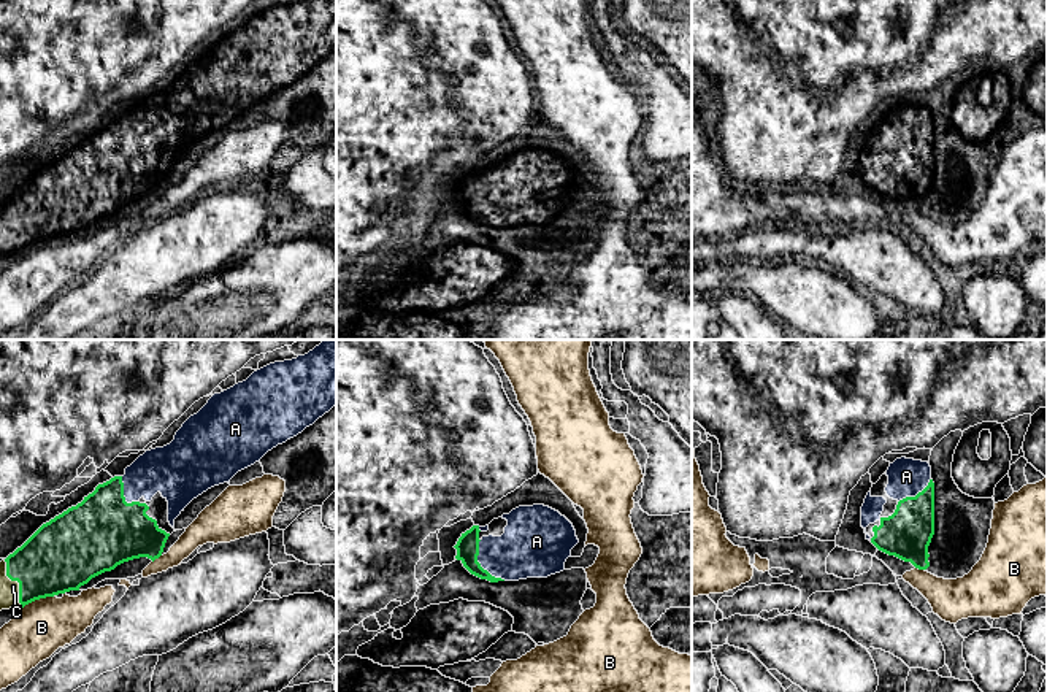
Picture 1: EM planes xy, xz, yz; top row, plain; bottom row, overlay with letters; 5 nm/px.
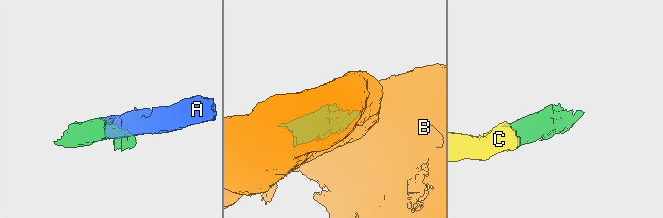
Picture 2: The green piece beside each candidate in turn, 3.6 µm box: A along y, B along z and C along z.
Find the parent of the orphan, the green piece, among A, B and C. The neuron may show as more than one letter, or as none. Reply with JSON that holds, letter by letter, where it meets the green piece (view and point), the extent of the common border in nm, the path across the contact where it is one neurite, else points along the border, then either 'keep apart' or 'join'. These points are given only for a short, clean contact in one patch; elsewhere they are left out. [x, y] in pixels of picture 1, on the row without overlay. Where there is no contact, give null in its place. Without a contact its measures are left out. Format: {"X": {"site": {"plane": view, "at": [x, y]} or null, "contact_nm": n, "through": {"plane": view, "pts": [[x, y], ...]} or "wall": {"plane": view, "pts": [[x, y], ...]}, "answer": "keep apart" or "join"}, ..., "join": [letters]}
{"A": {"site": {"plane": "xz", "at": [479, 210]}, "contact_nm": 240, "answer": "join"}, "B": {"site": {"plane": "xy", "at": [37, 243]}, "contact_nm": 170, "answer": "keep apart"}, "C": {"site": {"plane": "xy", "at": [16, 224]}, "contact_nm": 240, "answer": "join"}, "join": ["A", "C"]}

